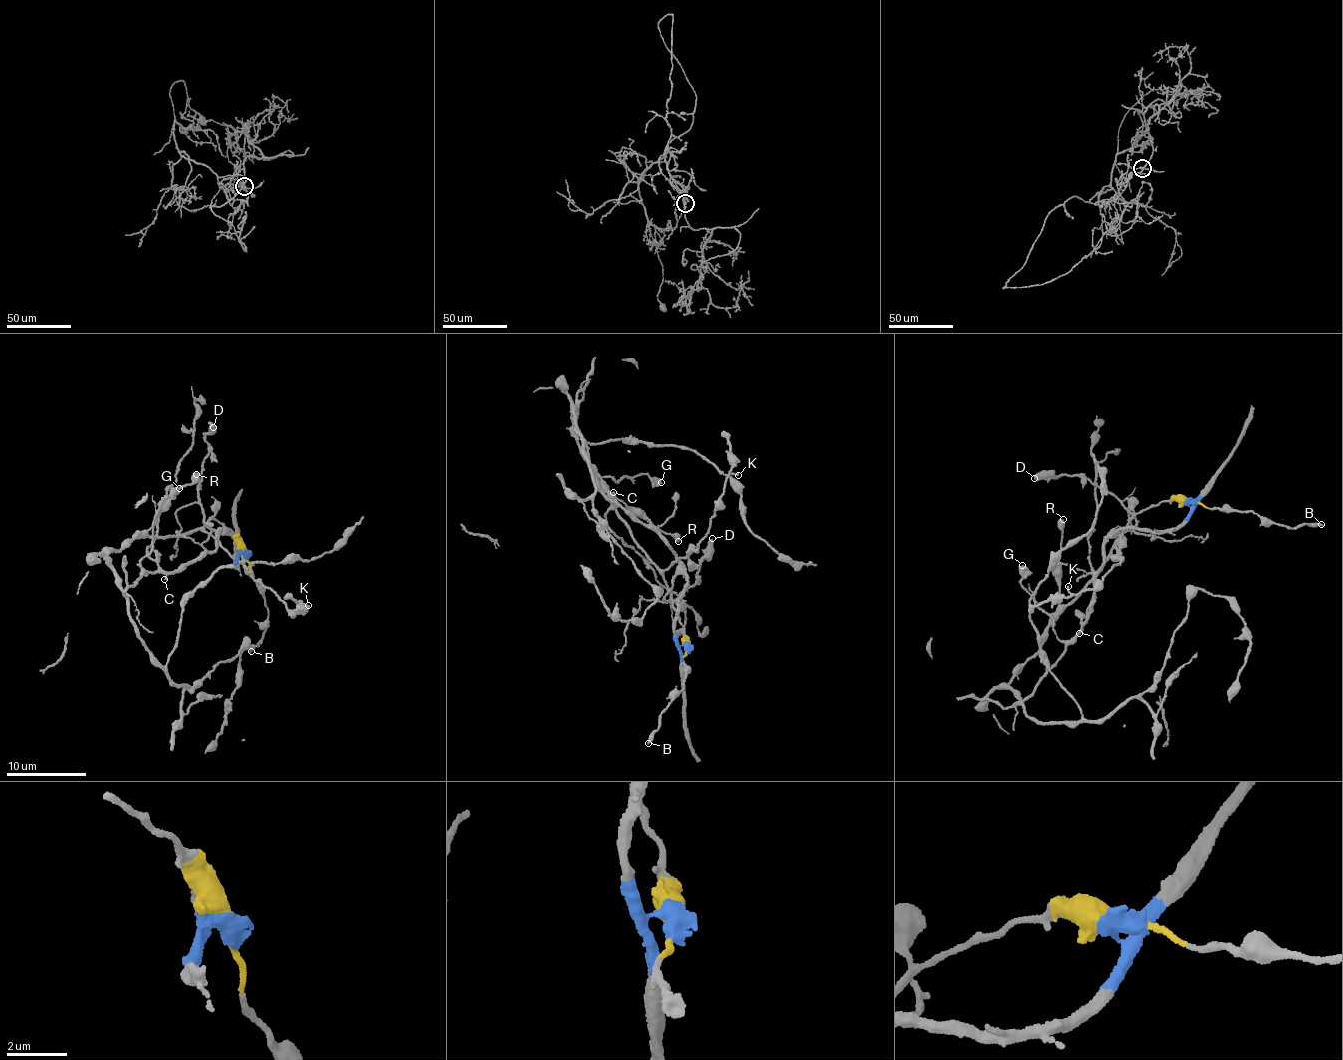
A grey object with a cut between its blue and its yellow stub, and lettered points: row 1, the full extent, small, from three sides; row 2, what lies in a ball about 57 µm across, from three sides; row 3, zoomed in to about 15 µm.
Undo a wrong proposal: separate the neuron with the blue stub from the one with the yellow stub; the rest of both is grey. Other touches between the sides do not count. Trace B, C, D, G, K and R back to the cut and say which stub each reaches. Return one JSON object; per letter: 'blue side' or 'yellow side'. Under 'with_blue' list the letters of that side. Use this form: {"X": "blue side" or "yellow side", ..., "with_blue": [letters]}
{"B": "yellow side", "C": "blue side", "D": "blue side", "G": "blue side", "K": "yellow side", "R": "yellow side", "with_blue": ["C", "D", "G"]}

